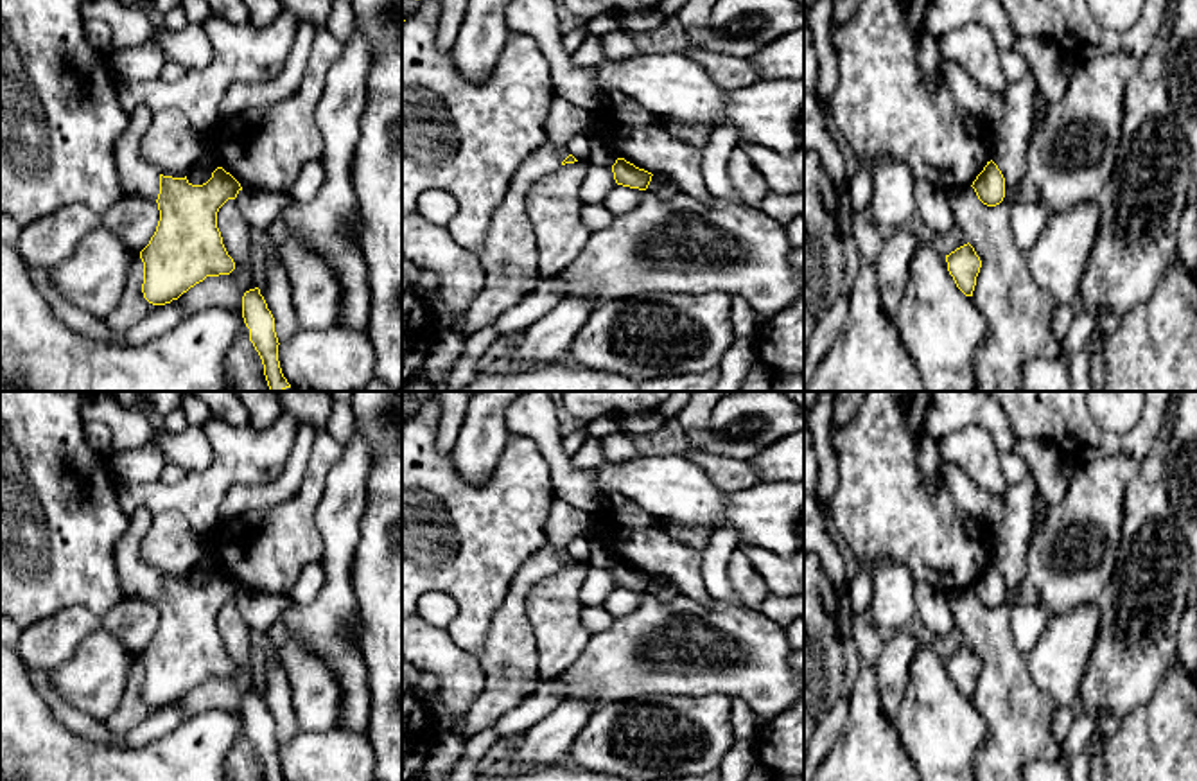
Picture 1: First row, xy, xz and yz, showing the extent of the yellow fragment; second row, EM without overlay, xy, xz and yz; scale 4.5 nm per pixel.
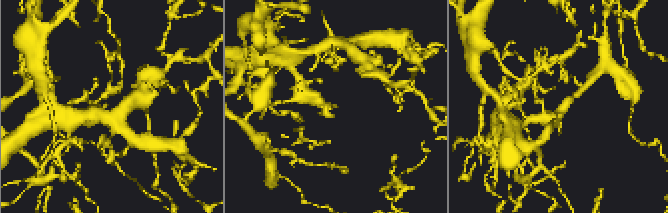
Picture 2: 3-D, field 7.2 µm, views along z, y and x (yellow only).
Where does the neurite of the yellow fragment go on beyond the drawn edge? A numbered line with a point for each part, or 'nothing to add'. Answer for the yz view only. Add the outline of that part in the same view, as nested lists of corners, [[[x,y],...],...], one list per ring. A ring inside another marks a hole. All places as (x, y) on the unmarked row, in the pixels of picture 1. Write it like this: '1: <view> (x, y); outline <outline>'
nothing to add

